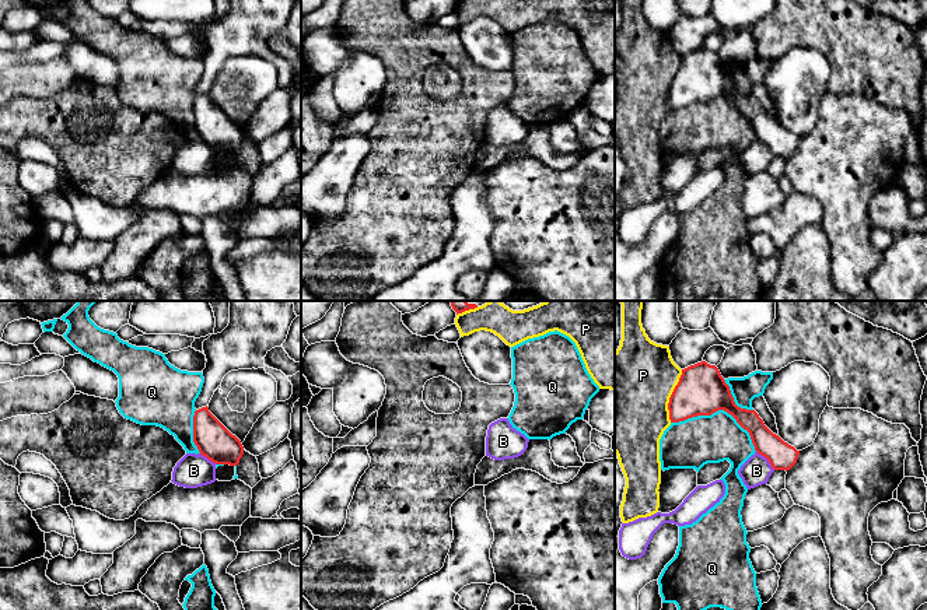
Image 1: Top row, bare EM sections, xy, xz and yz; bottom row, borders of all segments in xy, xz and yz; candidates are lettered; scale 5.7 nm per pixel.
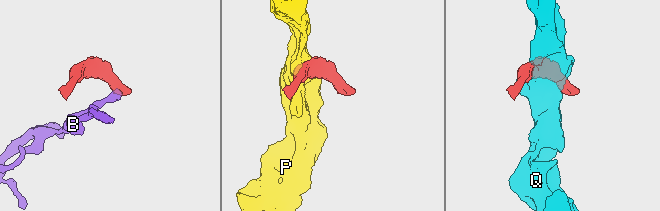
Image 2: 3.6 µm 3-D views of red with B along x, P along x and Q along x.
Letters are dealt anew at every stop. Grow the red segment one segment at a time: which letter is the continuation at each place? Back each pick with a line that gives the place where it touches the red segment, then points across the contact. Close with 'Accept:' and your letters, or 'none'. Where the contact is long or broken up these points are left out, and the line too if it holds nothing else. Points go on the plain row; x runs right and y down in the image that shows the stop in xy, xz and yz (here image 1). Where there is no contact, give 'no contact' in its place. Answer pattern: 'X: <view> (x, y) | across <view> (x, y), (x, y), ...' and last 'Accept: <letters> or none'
Accept: none

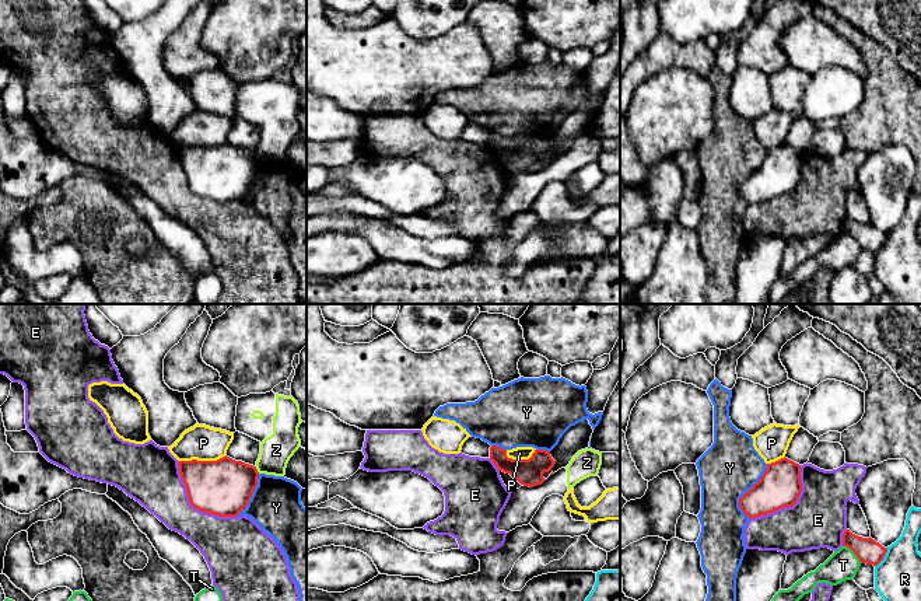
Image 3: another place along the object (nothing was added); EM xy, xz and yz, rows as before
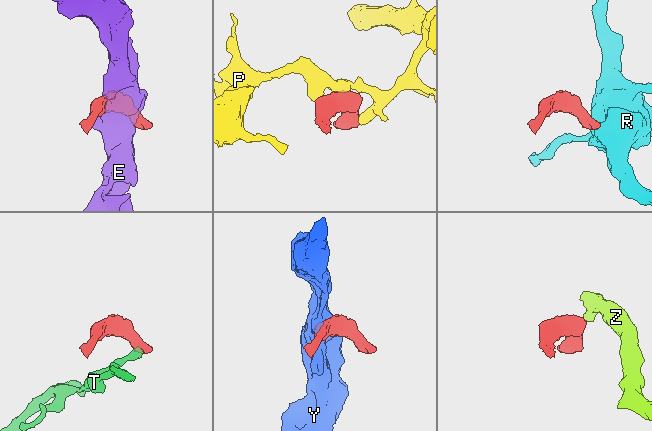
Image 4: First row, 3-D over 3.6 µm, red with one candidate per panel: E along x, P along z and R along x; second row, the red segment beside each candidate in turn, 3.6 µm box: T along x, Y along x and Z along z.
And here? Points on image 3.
Accept: none

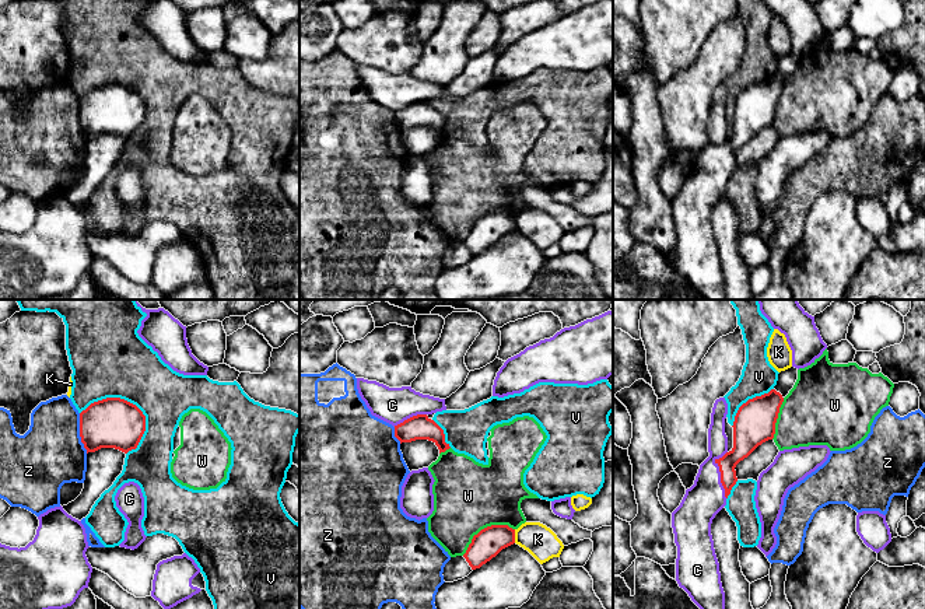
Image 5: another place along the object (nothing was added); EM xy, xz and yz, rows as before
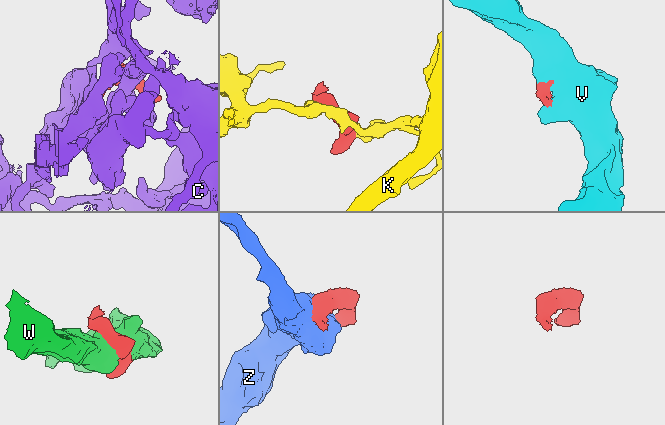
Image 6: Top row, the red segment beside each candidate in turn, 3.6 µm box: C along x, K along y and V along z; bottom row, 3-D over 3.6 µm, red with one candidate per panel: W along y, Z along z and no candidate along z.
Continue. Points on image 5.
C: yz (721, 160) | across yz (746, 125), (721, 160), (705, 184)
Accept: C

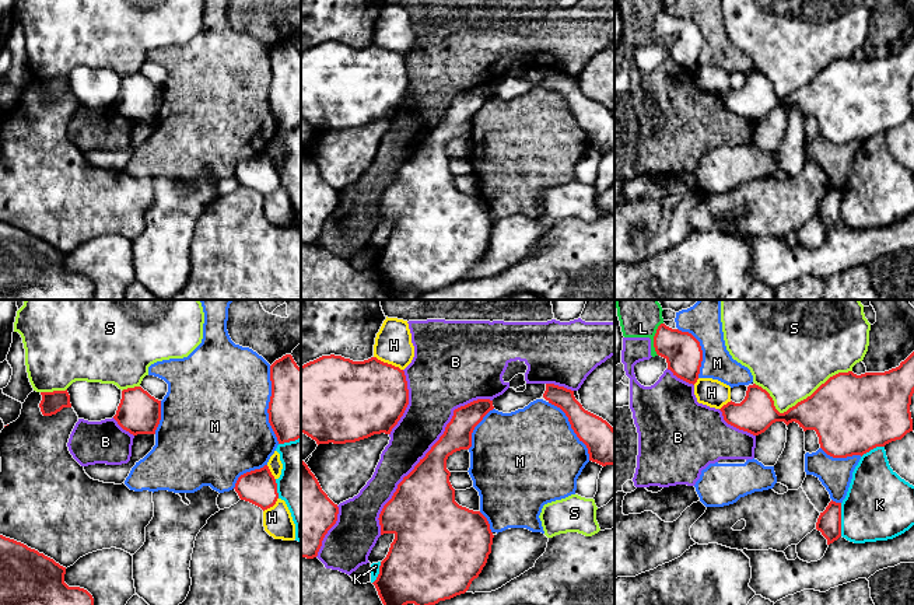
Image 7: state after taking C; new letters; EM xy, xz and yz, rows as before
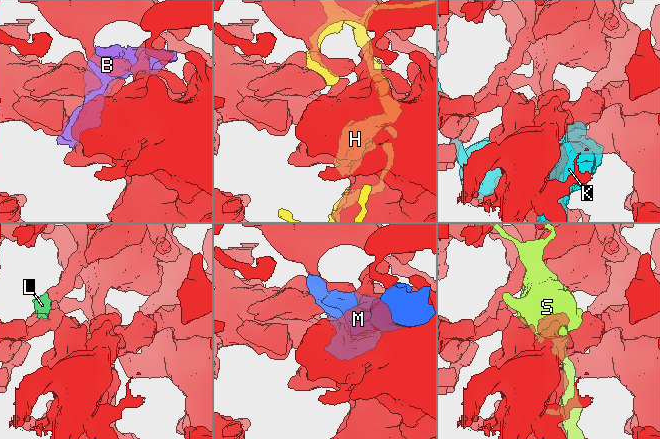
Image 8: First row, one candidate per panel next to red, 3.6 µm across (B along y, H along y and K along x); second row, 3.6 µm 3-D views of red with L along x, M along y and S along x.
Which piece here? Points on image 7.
Accept: none

